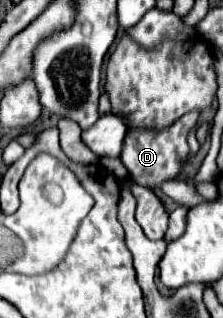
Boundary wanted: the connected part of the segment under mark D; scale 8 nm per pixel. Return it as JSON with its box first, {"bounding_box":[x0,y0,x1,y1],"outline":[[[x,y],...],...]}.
{"bounding_box":[121,112,199,190],"outline":[[[199,112],[185,114],[179,118],[173,126],[165,130],[129,130],[121,154],[121,162],[129,170],[129,176],[133,178],[135,184],[147,186],[151,190],[159,190],[159,186],[165,180],[175,180],[179,172],[183,170],[185,162],[189,160],[189,146],[187,146],[187,134],[189,130],[197,124]]]}

